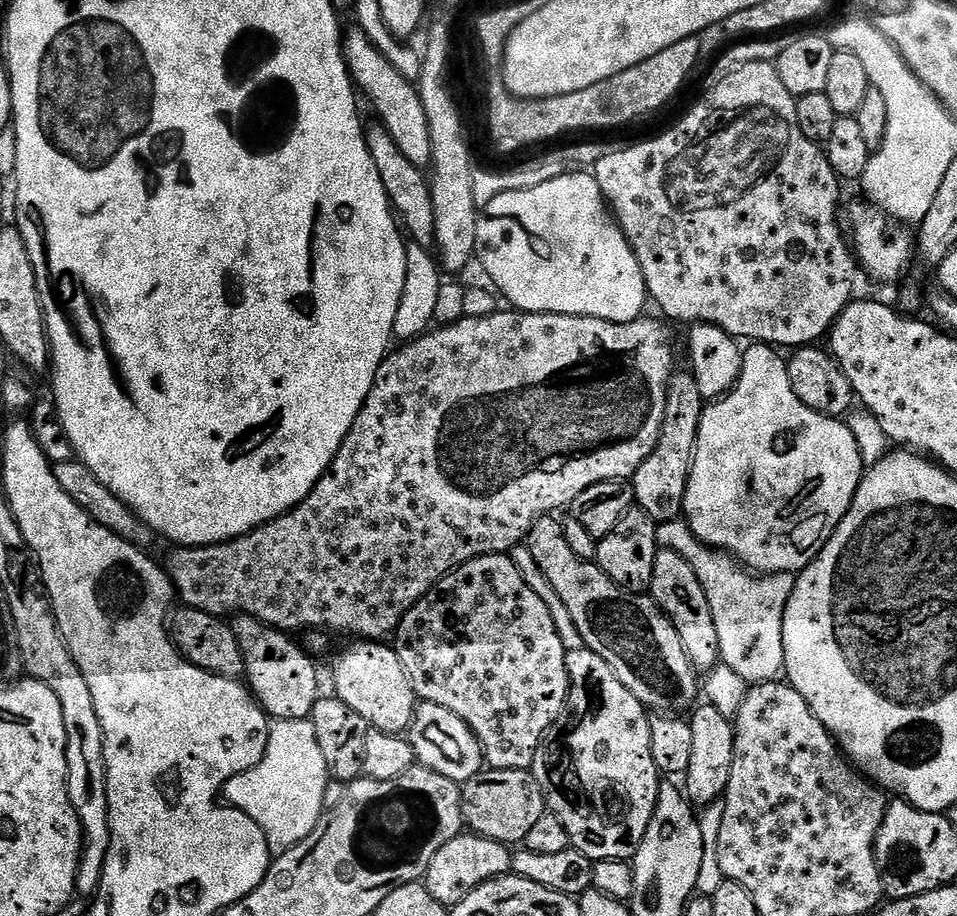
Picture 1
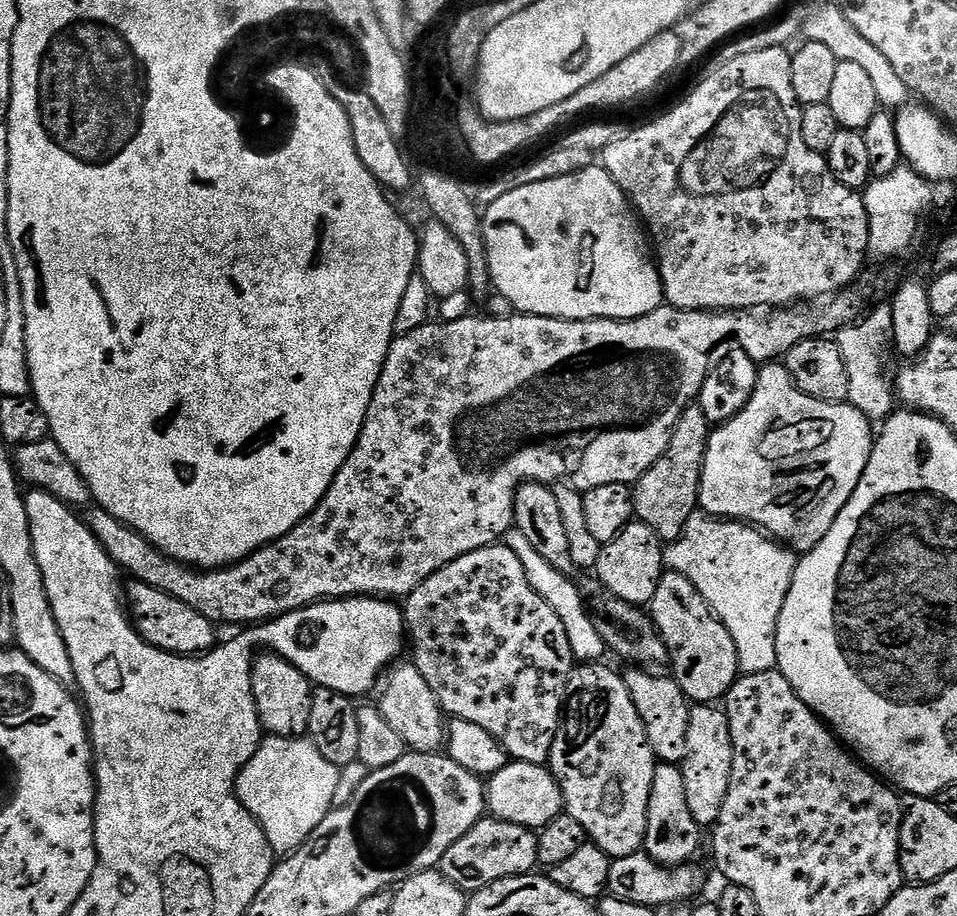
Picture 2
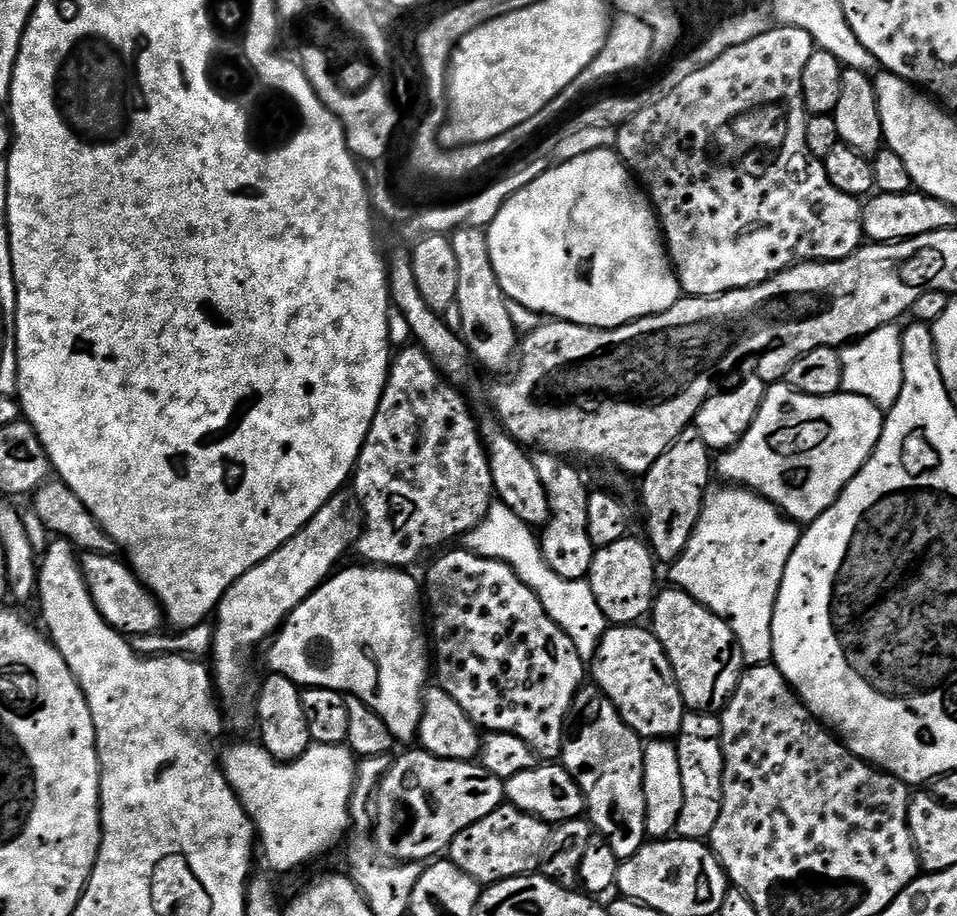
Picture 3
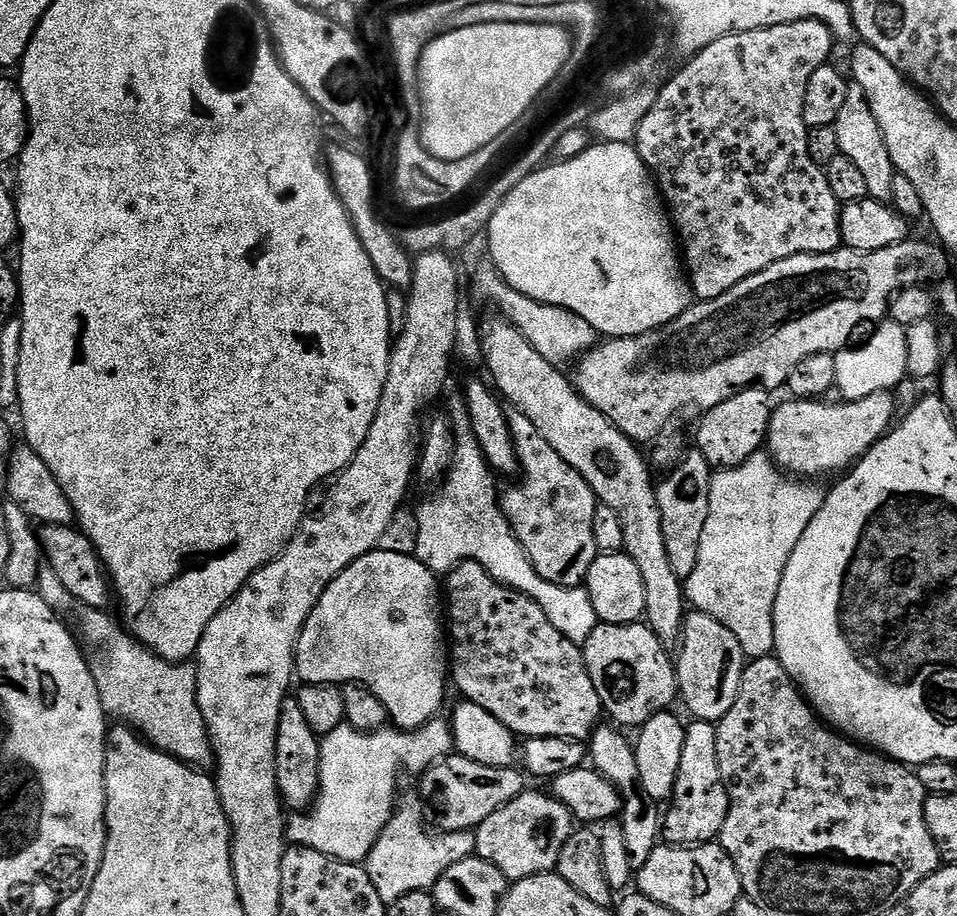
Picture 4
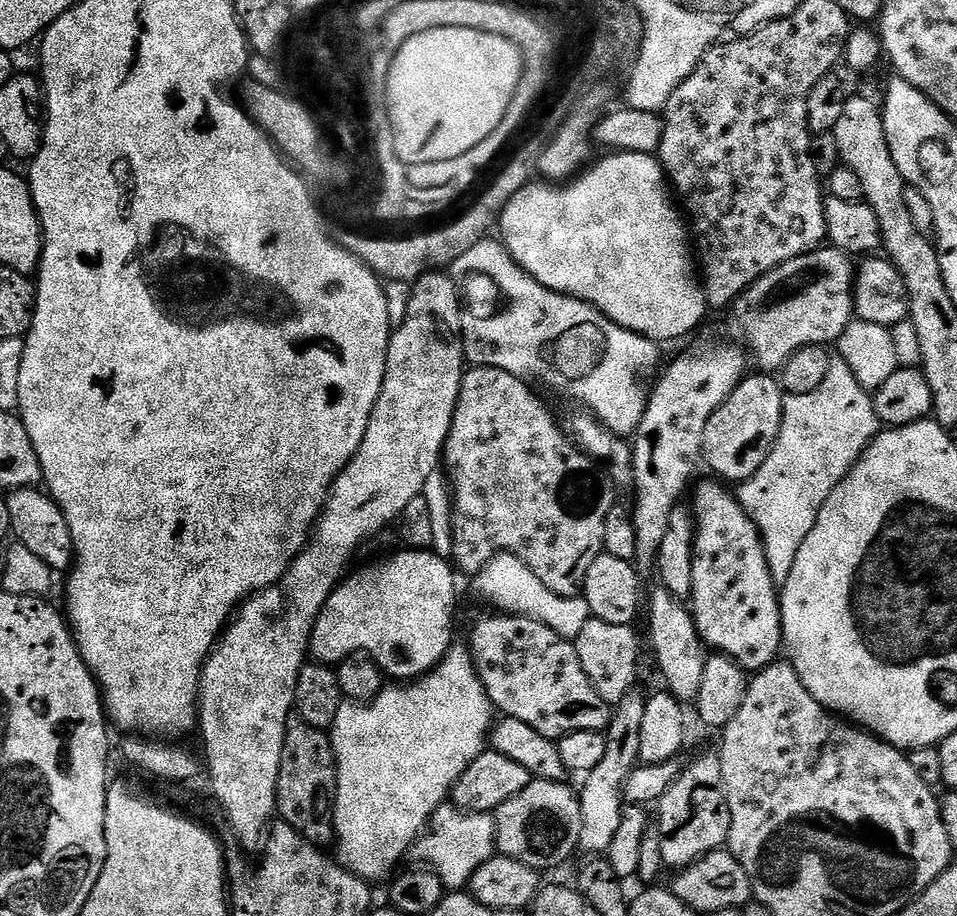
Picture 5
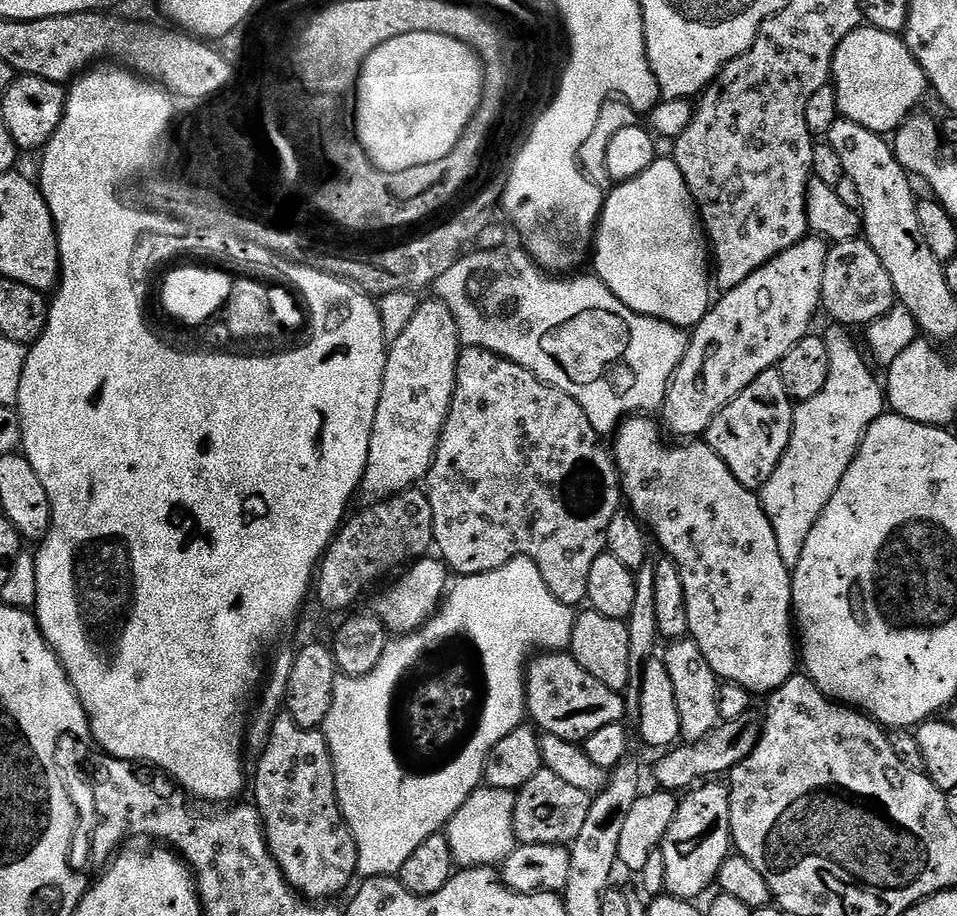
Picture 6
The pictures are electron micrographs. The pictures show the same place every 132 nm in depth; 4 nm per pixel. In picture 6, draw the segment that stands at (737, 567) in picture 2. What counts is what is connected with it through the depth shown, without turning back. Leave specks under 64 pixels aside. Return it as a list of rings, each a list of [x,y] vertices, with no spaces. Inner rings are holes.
[[[832,322],[827,326],[829,328],[823,329],[822,332],[826,342],[826,355],[830,357],[830,374],[826,377],[826,386],[822,386],[822,391],[814,394],[814,398],[801,400],[795,405],[790,442],[774,474],[770,474],[770,478],[758,492],[766,518],[770,518],[770,526],[774,526],[774,538],[778,538],[778,554],[782,554],[782,562],[786,562],[790,570],[798,566],[798,558],[802,558],[802,549],[806,547],[806,538],[810,538],[810,530],[814,530],[814,522],[822,518],[822,510],[826,510],[826,502],[834,498],[834,490],[838,490],[842,482],[842,474],[850,470],[850,462],[854,462],[866,430],[886,412],[885,389],[881,381],[880,384],[876,381],[876,376],[872,373],[873,365],[866,359],[862,348],[860,353],[859,346],[852,341],[853,333],[843,324]]]

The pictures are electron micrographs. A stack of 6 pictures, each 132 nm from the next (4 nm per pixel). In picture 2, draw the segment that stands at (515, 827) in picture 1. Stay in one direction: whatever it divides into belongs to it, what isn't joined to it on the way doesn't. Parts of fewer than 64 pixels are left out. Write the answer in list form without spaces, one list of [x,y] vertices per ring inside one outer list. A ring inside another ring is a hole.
[[[512,760],[502,770],[487,777],[486,808],[497,820],[539,830],[565,811],[566,801],[562,798],[558,782],[545,765]]]

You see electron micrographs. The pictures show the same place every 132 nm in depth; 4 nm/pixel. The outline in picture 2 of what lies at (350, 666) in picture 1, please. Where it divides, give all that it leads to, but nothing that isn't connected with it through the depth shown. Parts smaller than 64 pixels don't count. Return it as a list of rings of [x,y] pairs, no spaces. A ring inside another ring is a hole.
[[[393,663],[389,667],[378,688],[378,707],[382,718],[390,722],[390,727],[411,751],[440,752],[446,744],[446,713],[430,690],[430,686],[426,686],[426,678],[422,678],[415,664],[400,663]]]

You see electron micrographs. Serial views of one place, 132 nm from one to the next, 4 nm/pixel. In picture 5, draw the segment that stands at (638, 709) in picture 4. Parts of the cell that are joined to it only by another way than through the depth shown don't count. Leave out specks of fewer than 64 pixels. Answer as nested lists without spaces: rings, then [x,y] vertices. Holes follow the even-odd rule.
[[[595,618],[582,626],[582,634],[575,638],[578,658],[582,662],[582,670],[586,670],[586,678],[602,694],[608,705],[614,706],[623,696],[633,691],[636,671],[640,668],[640,636],[633,625],[614,626],[610,622],[602,622]]]

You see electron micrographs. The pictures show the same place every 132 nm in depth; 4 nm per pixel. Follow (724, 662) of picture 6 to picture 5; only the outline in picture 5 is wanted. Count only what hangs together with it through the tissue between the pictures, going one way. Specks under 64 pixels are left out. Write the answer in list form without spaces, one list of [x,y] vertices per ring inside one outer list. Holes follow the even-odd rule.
[[[704,480],[700,485],[697,483],[696,493],[695,488],[691,493],[693,496],[690,511],[696,522],[696,537],[690,611],[696,619],[700,639],[713,653],[728,656],[734,663],[739,664],[745,673],[755,674],[766,666],[775,664],[782,652],[784,631],[780,617],[780,592],[766,562],[766,550],[760,531],[746,514],[746,510],[742,510],[735,495],[731,491],[727,492],[723,483],[712,480]]]

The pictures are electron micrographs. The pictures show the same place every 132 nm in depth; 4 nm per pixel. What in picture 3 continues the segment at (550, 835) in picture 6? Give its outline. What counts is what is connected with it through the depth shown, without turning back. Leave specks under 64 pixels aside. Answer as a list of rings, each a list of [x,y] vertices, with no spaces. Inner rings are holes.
[[[501,806],[462,830],[448,847],[447,855],[454,866],[470,874],[481,886],[487,886],[512,876],[535,873],[543,865],[549,835],[550,826],[545,820],[511,806]]]

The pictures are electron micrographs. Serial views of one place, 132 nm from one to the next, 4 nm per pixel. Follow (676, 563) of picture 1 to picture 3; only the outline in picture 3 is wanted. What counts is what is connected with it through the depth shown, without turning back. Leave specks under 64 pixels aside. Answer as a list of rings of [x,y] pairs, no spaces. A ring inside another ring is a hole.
[[[668,586],[665,592],[663,589],[657,595],[650,613],[651,620],[651,631],[656,633],[658,642],[662,642],[670,658],[670,666],[674,670],[676,680],[680,683],[685,709],[693,712],[723,713],[724,707],[736,692],[740,677],[746,668],[744,655],[740,652],[740,643],[736,640],[731,626],[721,616],[699,604],[693,596],[675,586]]]

